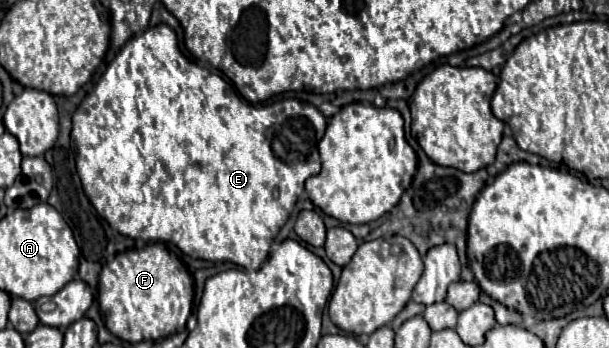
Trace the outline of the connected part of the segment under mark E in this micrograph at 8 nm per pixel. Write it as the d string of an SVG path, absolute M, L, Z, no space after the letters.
M157 25L153 29L145 29L139 35L133 35L123 49L117 53L117 57L111 61L109 69L103 73L99 83L95 85L93 93L87 95L77 111L73 113L73 149L75 149L75 163L77 173L83 183L83 191L97 209L97 213L121 235L127 235L131 239L145 239L145 241L165 241L177 245L183 253L187 253L193 259L205 259L205 261L231 261L235 265L241 265L245 269L259 269L261 263L267 259L271 243L279 229L289 219L289 213L293 211L293 205L297 197L303 191L303 185L307 177L317 175L321 169L317 145L325 133L327 119L325 115L311 103L299 101L299 99L281 99L273 103L249 103L243 97L237 95L235 87L227 83L221 75L211 73L209 69L193 63L187 59L177 43L177 35L169 25Z

